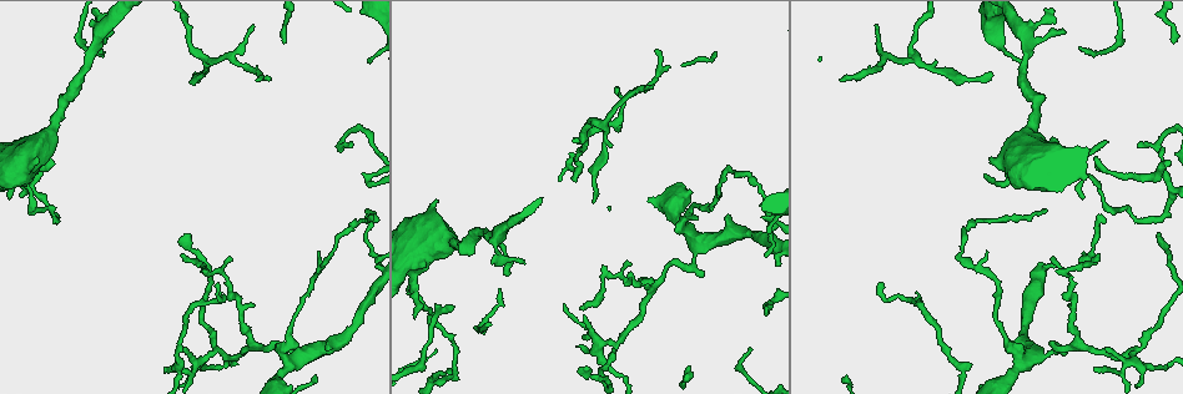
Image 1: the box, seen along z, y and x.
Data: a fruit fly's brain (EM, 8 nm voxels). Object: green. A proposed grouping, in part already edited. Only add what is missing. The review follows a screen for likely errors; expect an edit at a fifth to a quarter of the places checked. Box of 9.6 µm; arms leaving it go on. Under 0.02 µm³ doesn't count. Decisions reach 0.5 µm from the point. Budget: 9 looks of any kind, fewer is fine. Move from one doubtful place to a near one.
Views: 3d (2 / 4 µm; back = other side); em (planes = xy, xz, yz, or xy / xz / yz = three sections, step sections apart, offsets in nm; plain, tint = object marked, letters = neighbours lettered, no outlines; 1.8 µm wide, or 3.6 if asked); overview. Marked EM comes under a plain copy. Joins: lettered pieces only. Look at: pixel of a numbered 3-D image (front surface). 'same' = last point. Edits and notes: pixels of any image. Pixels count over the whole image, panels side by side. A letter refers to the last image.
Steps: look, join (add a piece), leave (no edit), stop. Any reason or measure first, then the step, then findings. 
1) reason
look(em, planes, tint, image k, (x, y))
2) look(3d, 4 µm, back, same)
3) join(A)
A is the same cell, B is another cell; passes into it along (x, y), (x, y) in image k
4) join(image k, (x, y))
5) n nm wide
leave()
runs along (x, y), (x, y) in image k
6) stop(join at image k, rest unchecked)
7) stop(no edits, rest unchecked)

abrupt turn
look(em, xy, step 4, letters, image 1, (1147, 365))

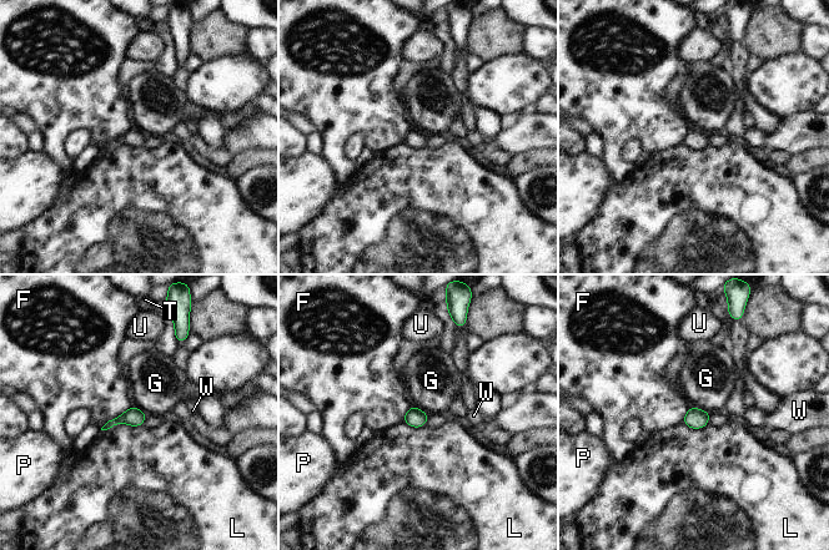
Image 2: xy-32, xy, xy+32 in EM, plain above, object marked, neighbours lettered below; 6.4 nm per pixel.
cut it another way
look(em, planes, letters, same)

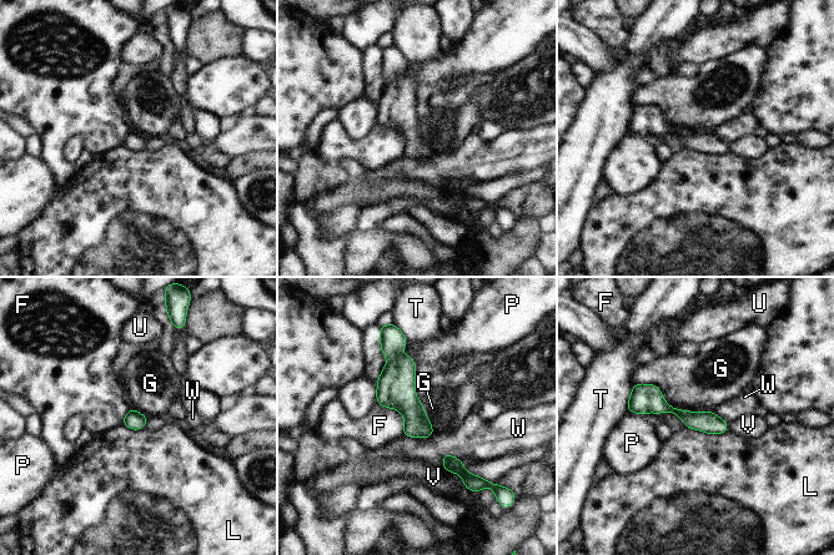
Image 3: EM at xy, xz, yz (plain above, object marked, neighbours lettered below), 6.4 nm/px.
G touches over 550 nm
leave()
F, G, L, P, T, U, V and W are other cells; no lettered piece goes on from it

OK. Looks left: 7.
look(em, planes, letters, image 1, (990, 72))

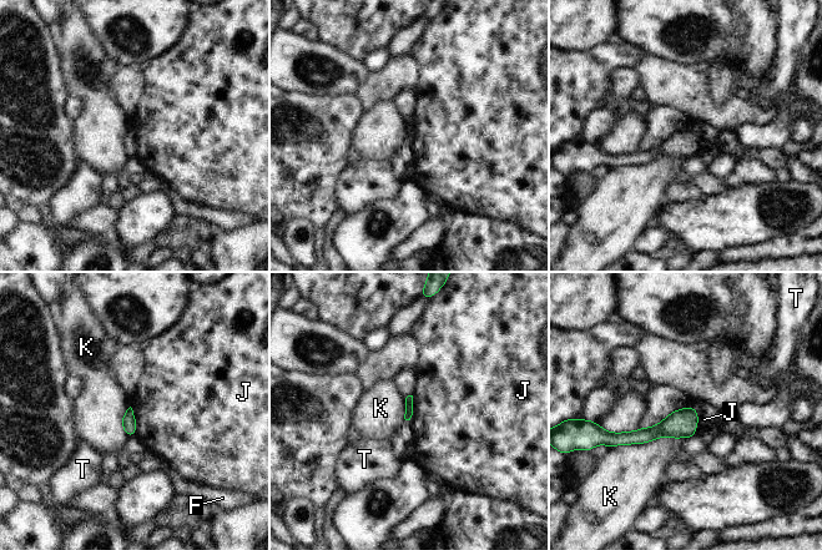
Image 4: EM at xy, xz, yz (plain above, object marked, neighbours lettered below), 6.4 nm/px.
leave()
F, J, K and T are other cells; no lettered piece goes on from it

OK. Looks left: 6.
arms part here
look(em, xy, step 8, letters, image 1, (1020, 29))

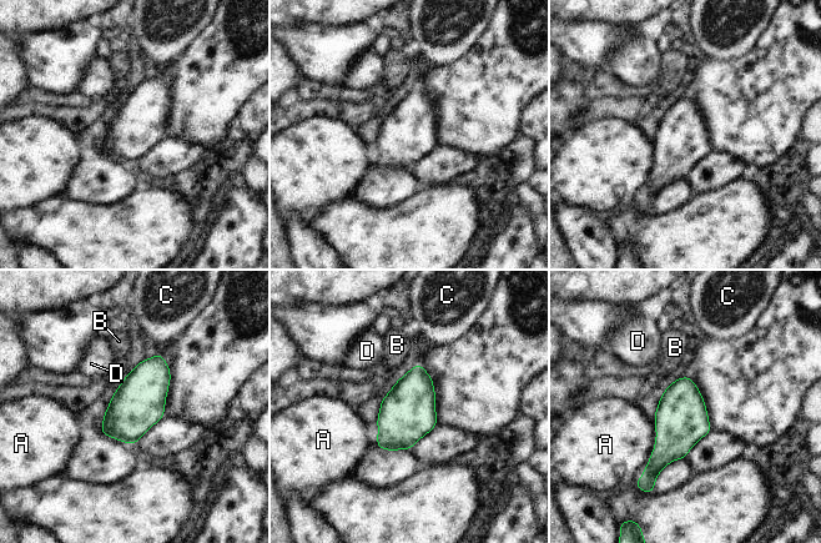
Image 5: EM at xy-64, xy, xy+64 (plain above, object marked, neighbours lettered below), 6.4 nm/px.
leave()
A, B, C and D are other cells; border along (654, 420), (655, 446), (638, 479) in image 5; none of them fits

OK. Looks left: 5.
look(3d, 4 µm, image 1, (456, 369))

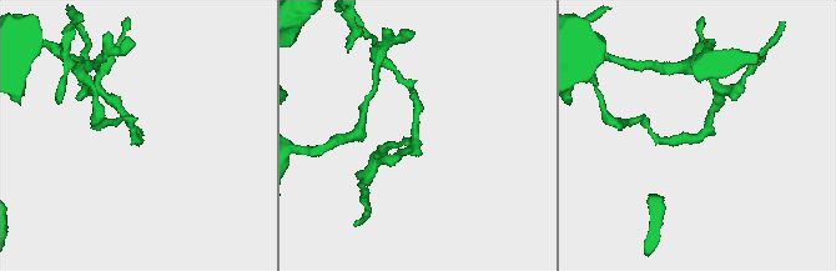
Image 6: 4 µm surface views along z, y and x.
look(em, planes, tint, image 6, (137, 139))

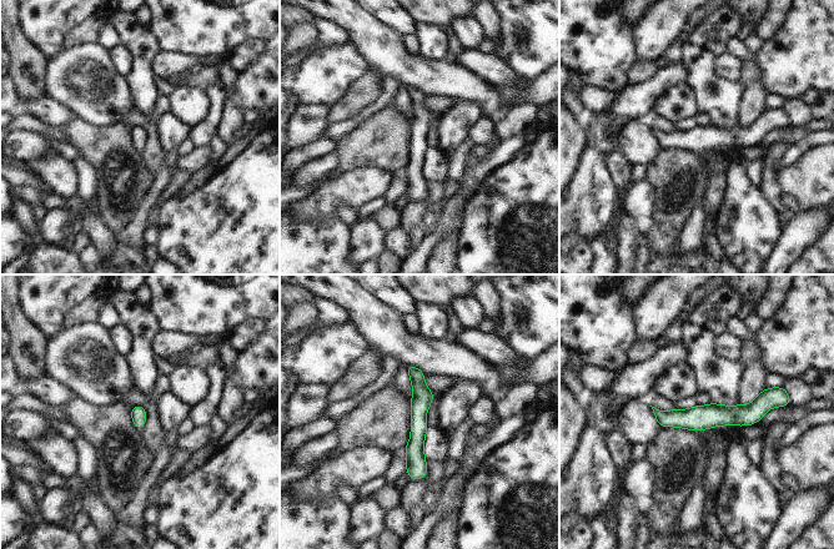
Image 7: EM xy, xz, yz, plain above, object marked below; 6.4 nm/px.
what lies round it
look(em, planes, letters, same)

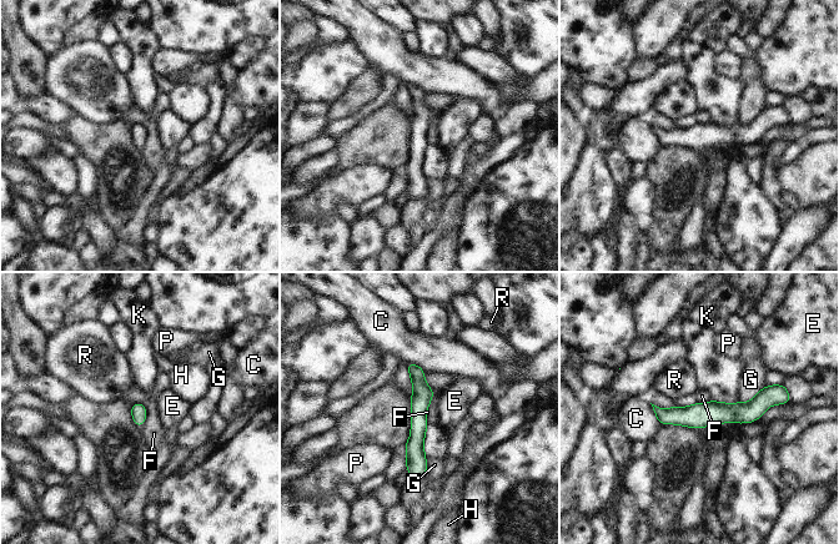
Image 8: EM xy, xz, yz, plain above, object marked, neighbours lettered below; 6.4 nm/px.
leave()
C, E, F, G, H, K, P and R are other cells; border along (134, 402), (145, 407), (140, 427) in image 8; none of them fits

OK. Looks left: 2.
stop(no edits, rest unchecked)

